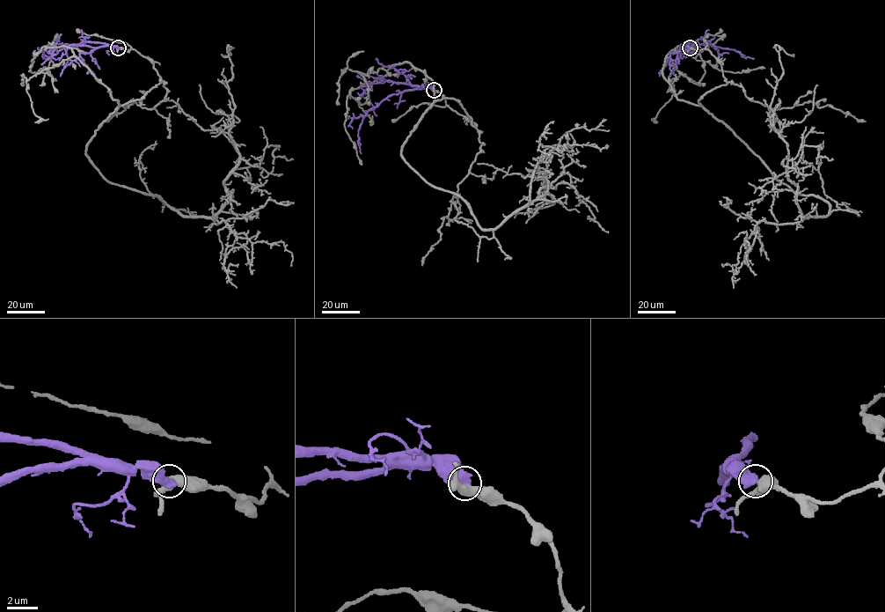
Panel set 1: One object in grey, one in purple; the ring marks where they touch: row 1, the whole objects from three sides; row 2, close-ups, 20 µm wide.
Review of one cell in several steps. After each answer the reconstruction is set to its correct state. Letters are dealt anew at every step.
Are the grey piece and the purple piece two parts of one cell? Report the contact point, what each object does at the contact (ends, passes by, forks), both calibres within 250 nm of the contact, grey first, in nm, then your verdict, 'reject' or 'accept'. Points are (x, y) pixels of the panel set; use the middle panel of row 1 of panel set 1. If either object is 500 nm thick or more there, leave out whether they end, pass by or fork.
place (434, 90); calibres 500 and 650 nm; reject

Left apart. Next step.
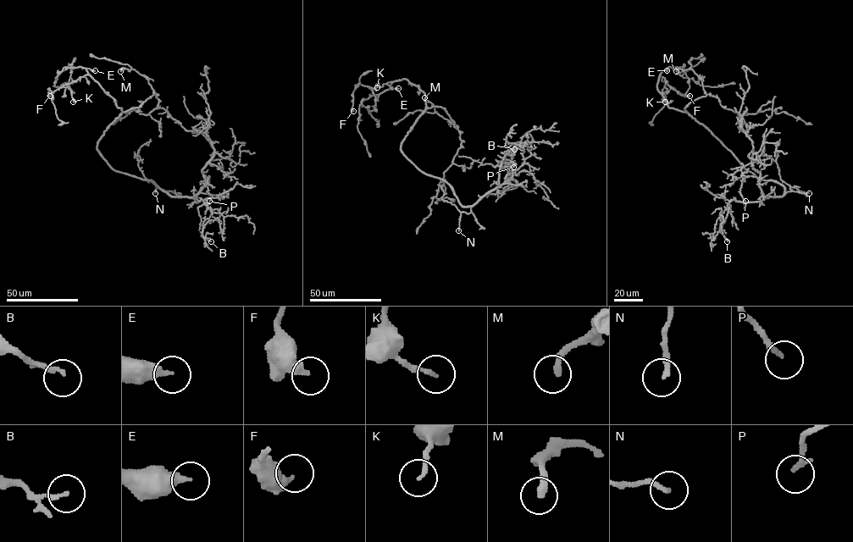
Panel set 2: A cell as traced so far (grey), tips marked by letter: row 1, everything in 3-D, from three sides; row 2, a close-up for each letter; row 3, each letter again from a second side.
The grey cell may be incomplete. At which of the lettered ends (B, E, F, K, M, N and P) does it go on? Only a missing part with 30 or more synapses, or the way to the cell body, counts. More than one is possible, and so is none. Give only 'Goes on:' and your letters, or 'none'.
Goes on: M

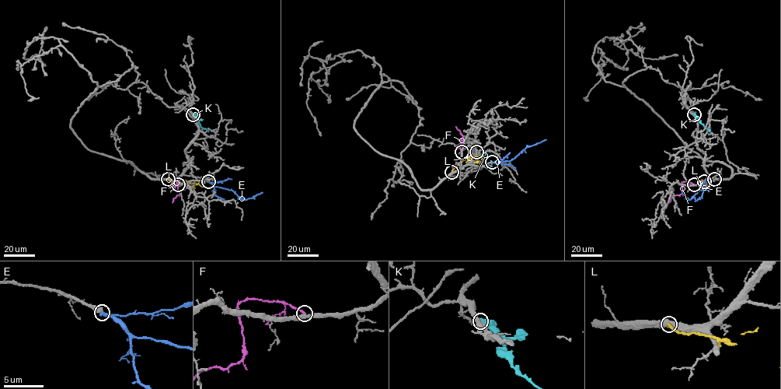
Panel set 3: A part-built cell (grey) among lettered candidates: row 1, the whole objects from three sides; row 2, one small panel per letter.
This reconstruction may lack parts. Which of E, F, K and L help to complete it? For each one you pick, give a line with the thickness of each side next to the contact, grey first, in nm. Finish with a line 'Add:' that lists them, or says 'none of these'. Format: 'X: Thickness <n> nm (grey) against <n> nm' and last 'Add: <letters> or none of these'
E: Thickness 380 nm (grey) against 360 nm
Add: E

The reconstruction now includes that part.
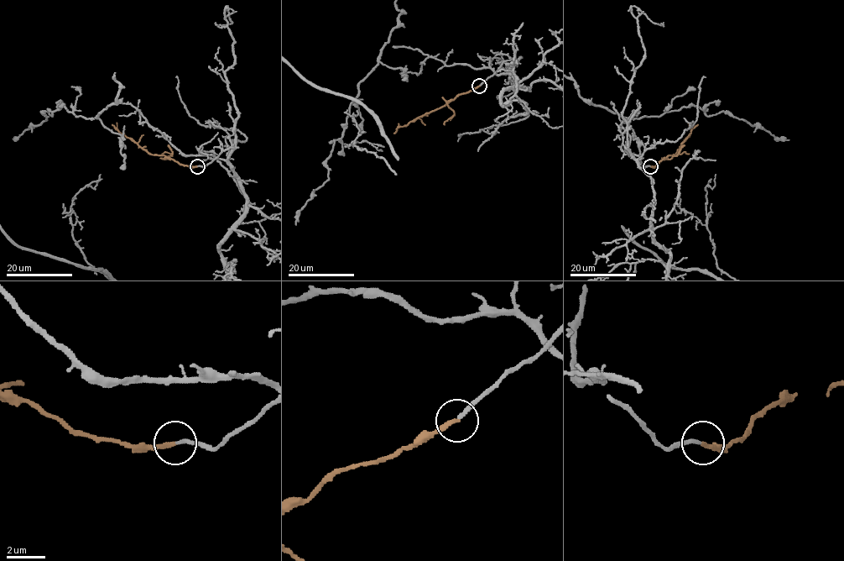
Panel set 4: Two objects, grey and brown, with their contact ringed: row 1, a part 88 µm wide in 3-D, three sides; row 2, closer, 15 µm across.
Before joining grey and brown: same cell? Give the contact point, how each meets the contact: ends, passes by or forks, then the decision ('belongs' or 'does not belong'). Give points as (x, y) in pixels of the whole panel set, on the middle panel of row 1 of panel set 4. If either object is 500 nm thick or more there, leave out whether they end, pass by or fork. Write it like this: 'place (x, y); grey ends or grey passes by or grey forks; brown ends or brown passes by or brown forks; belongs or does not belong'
place (479, 86); grey ends; brown ends; belongs

